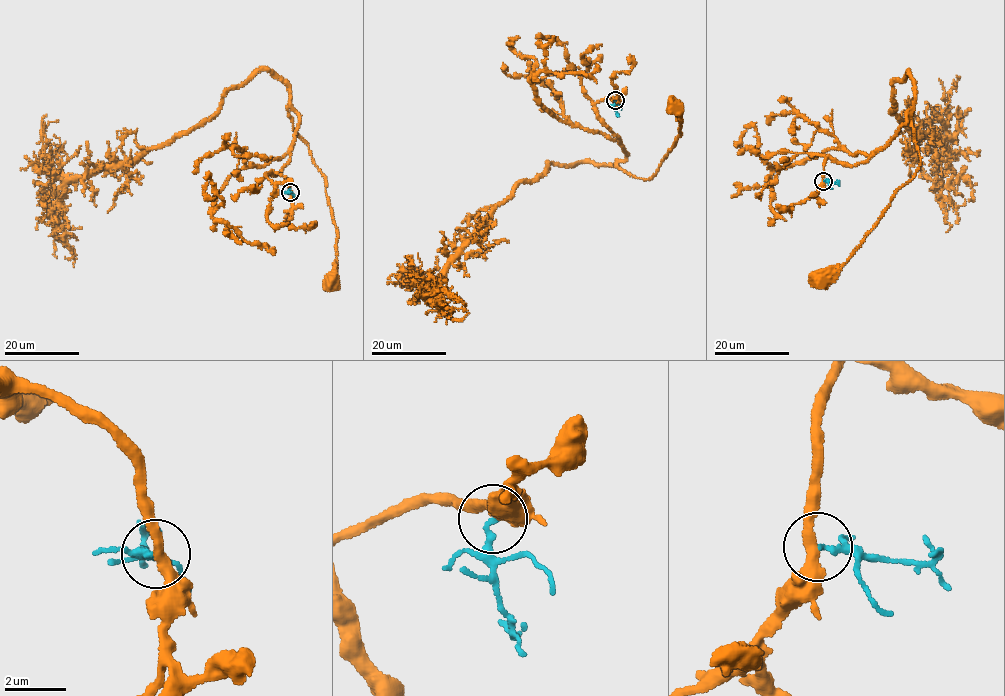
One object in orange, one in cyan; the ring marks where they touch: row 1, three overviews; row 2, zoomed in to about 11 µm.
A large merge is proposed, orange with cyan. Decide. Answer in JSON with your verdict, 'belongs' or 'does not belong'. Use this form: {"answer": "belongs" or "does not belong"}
{"answer": "does not belong"}

